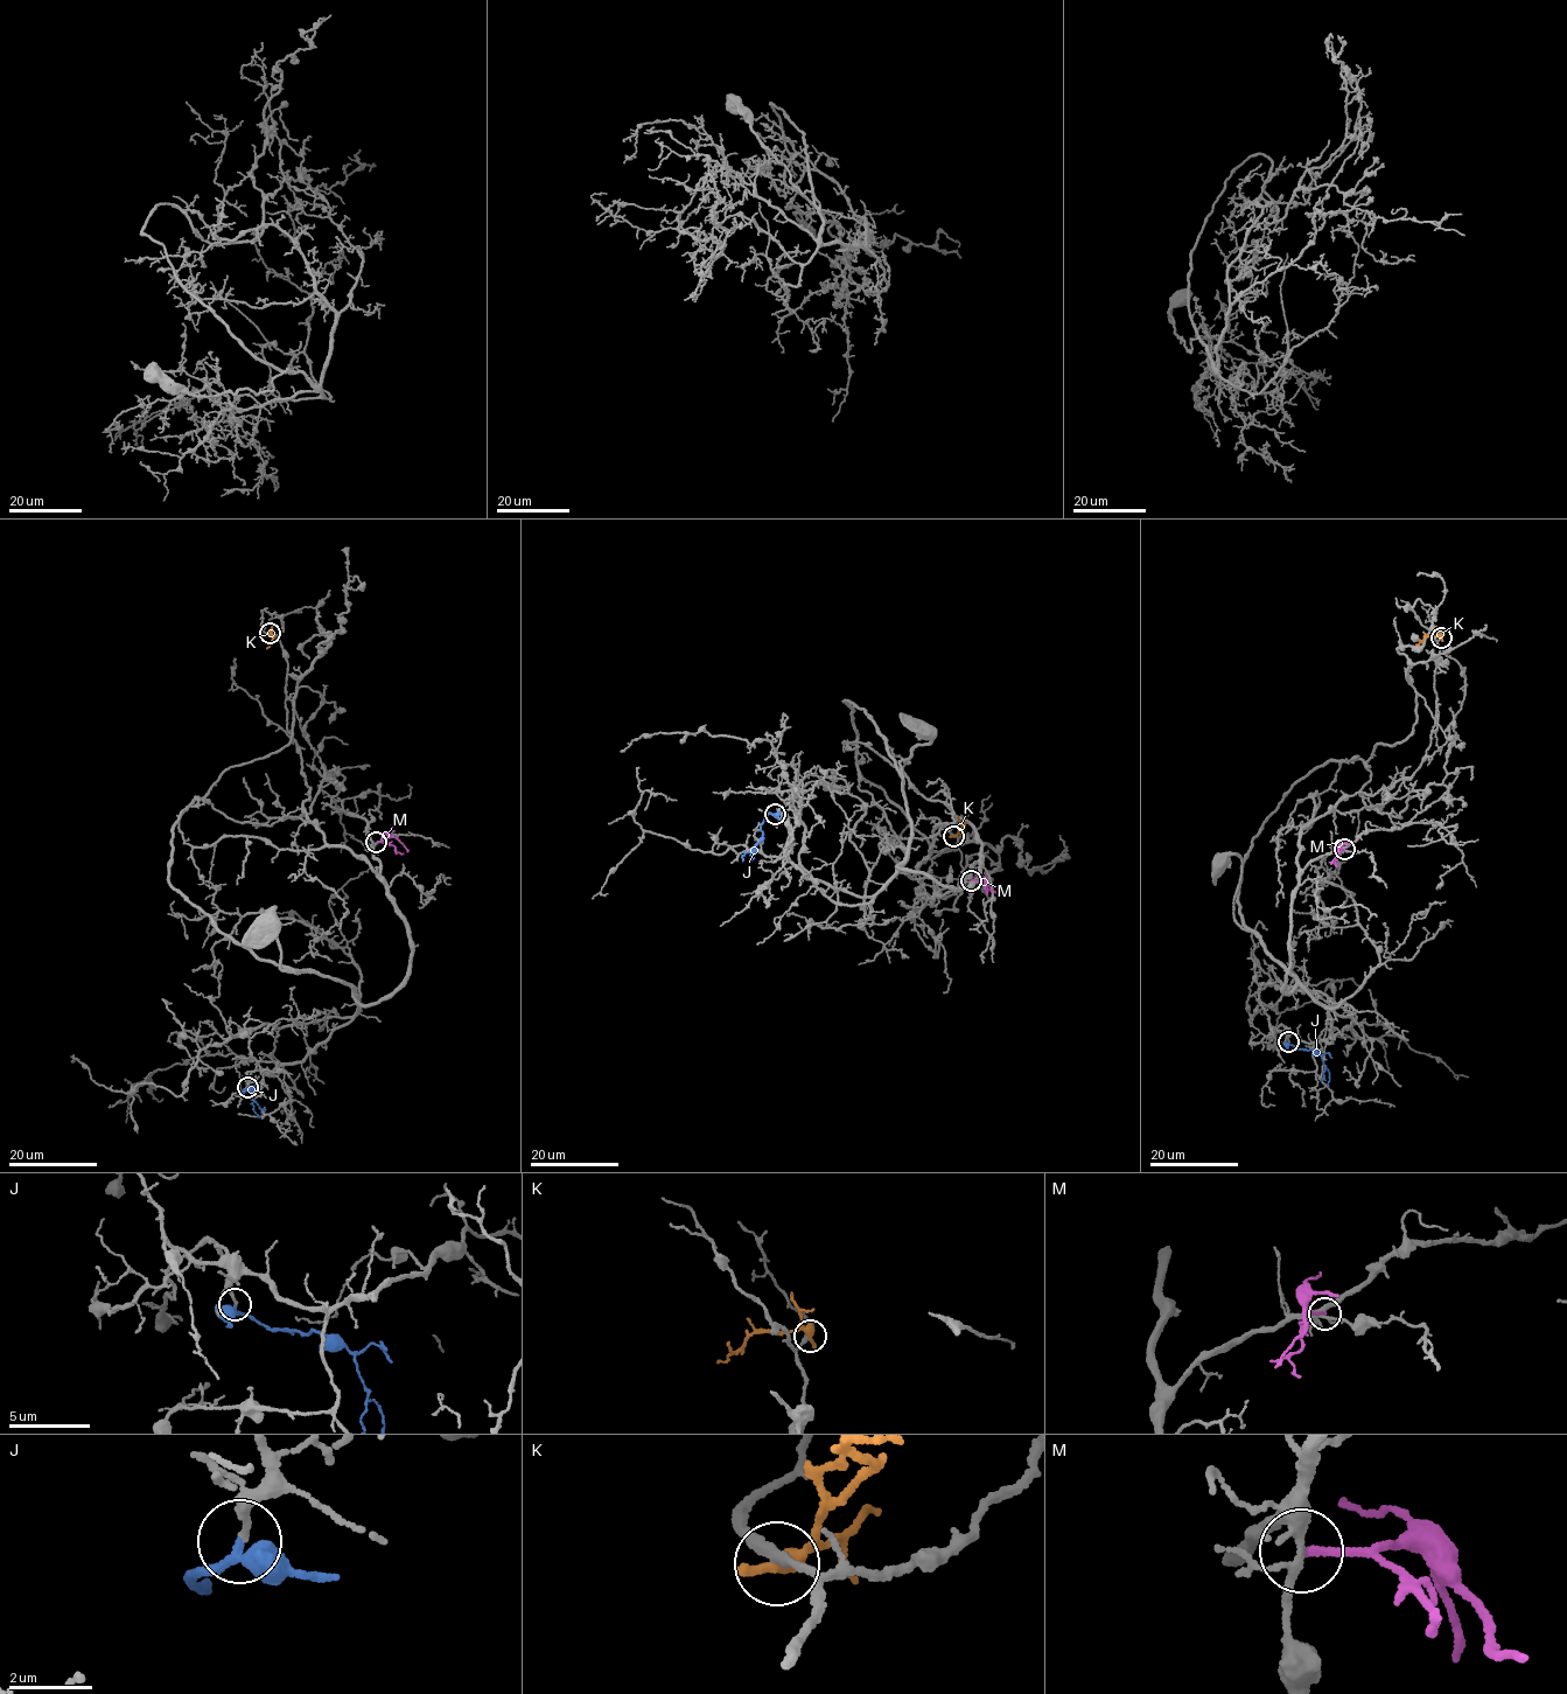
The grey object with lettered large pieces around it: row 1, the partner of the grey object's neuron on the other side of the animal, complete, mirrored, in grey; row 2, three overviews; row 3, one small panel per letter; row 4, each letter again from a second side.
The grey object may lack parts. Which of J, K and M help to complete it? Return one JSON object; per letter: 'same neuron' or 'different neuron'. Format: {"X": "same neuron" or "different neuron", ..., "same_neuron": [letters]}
{"J": "same neuron", "K": "different neuron", "M": "different neuron", "same_neuron": ["J"]}

